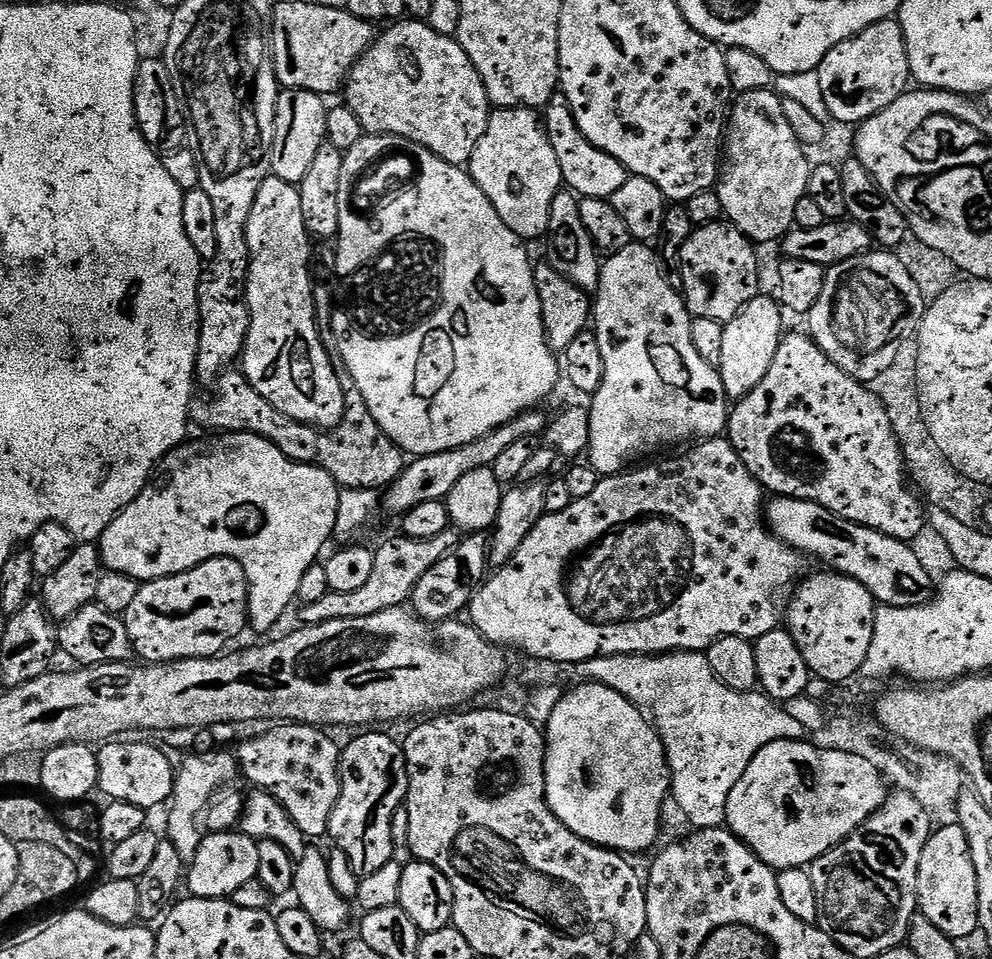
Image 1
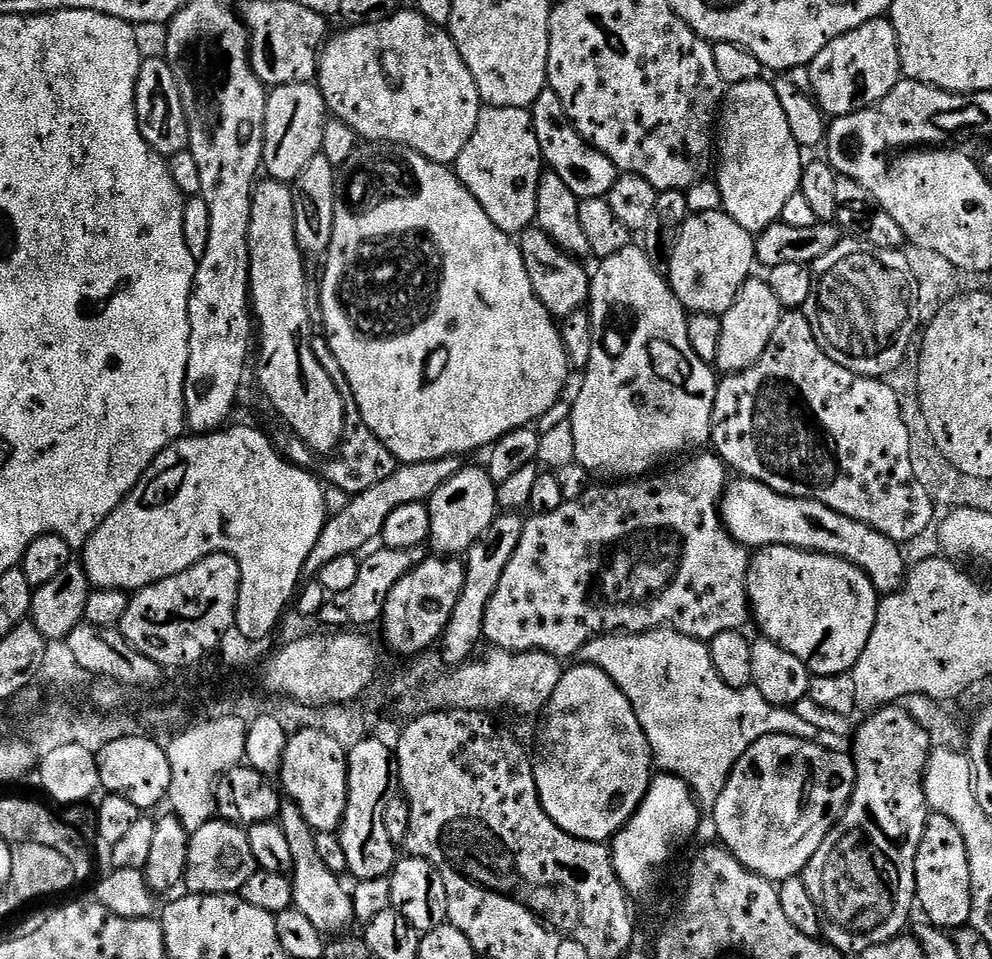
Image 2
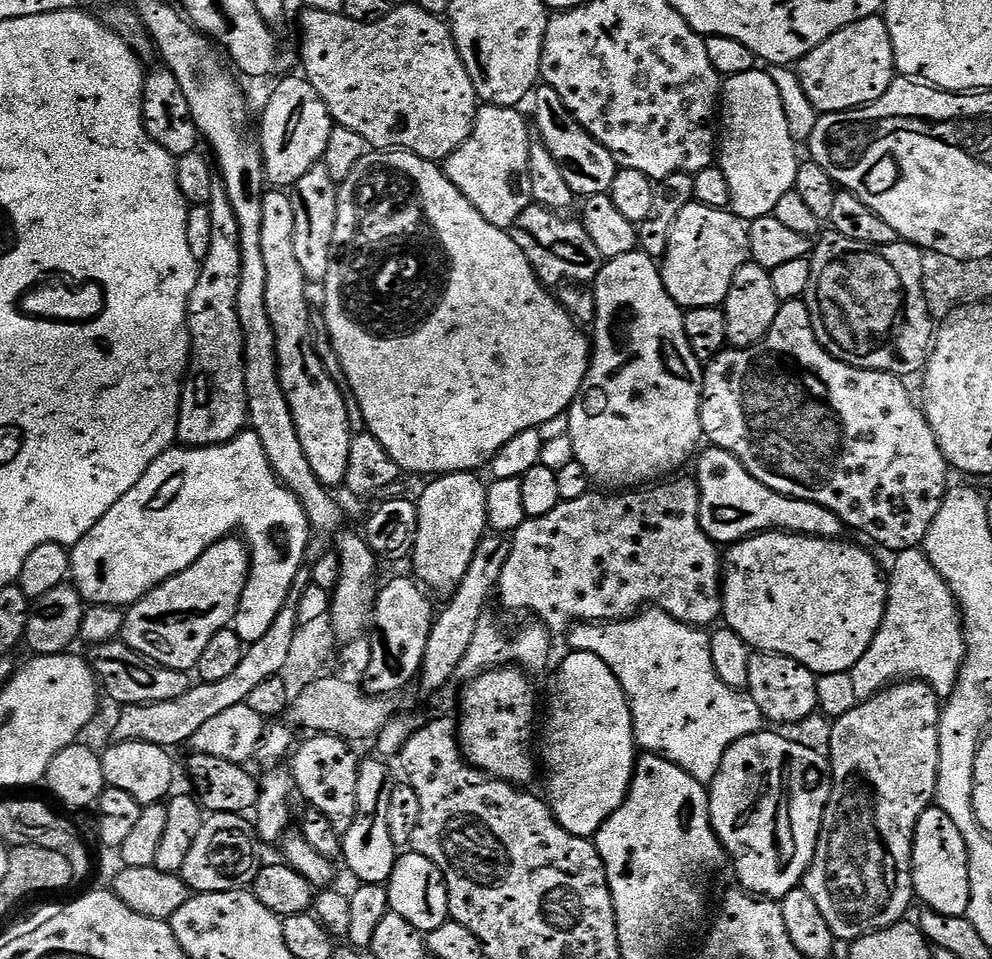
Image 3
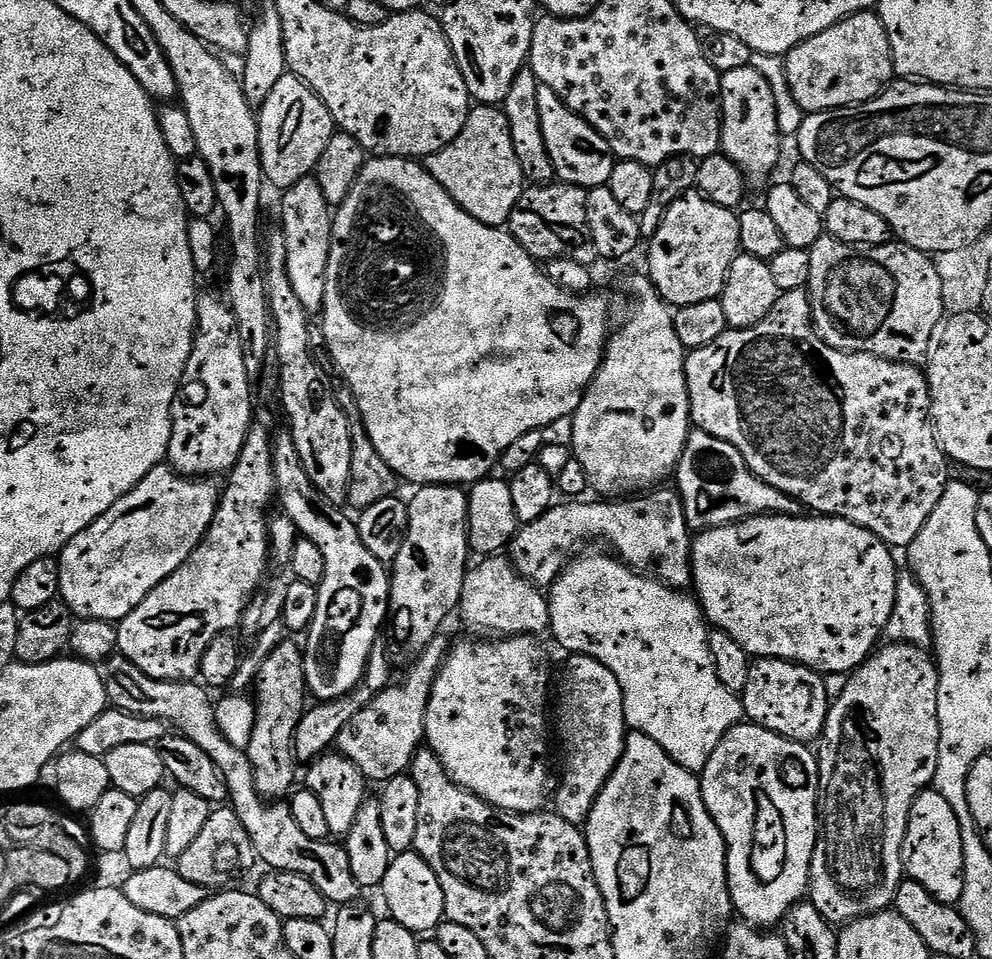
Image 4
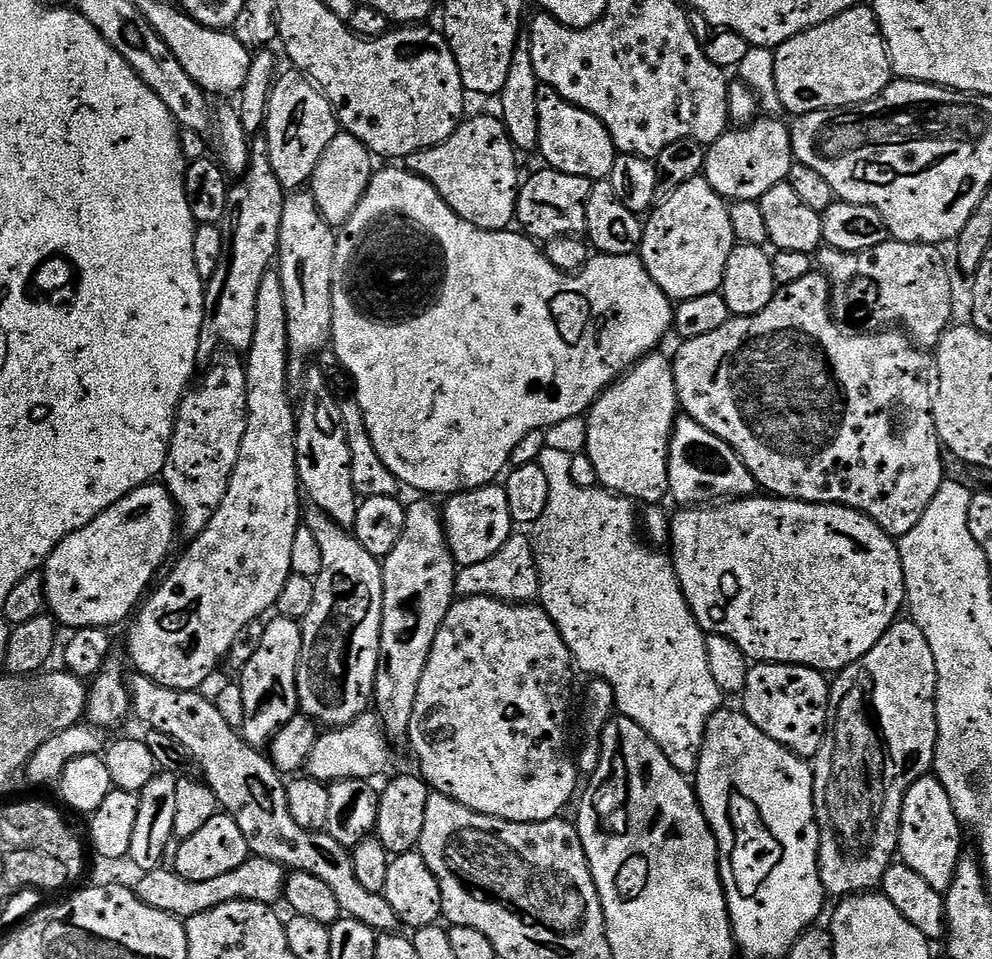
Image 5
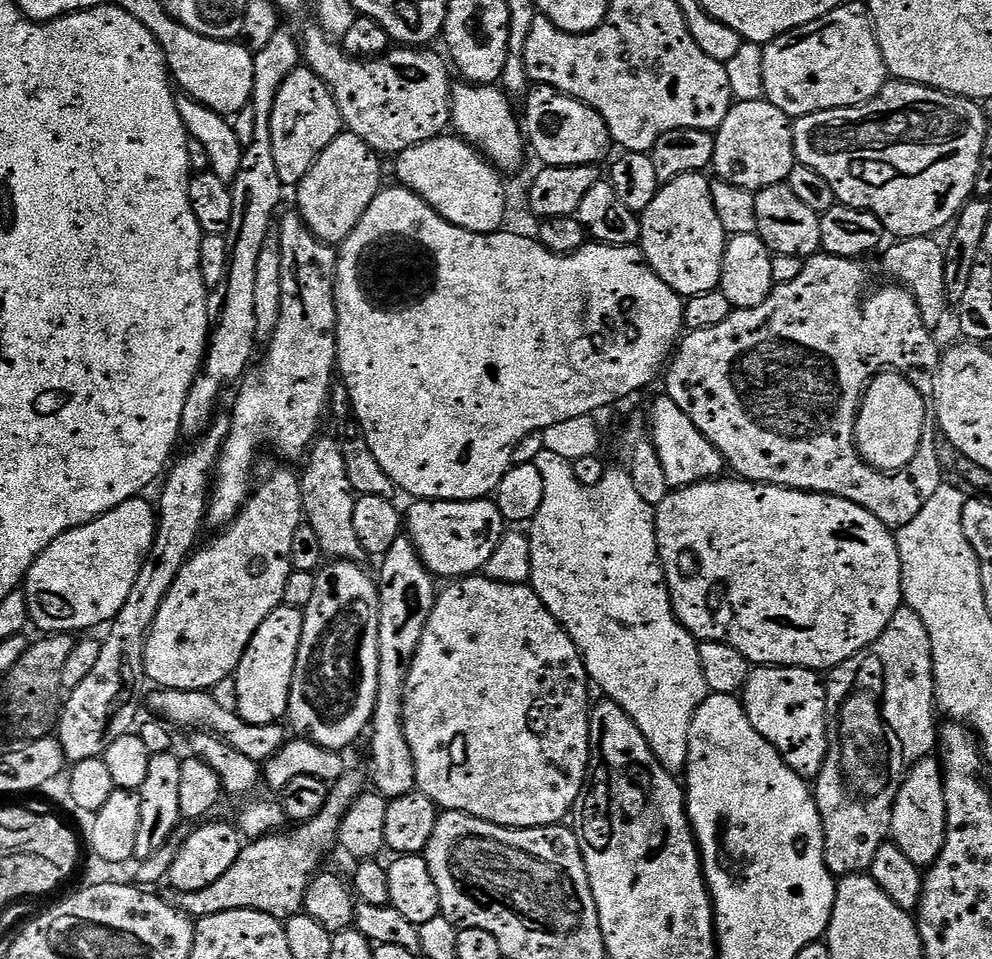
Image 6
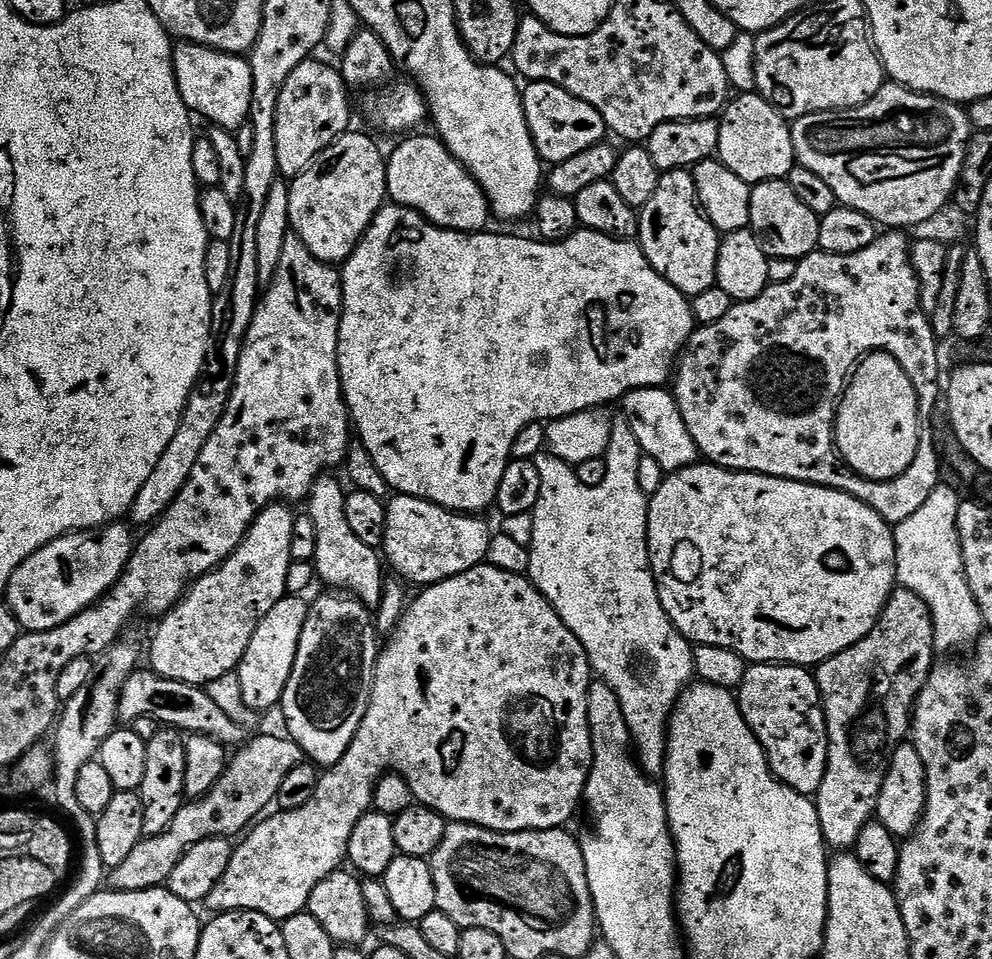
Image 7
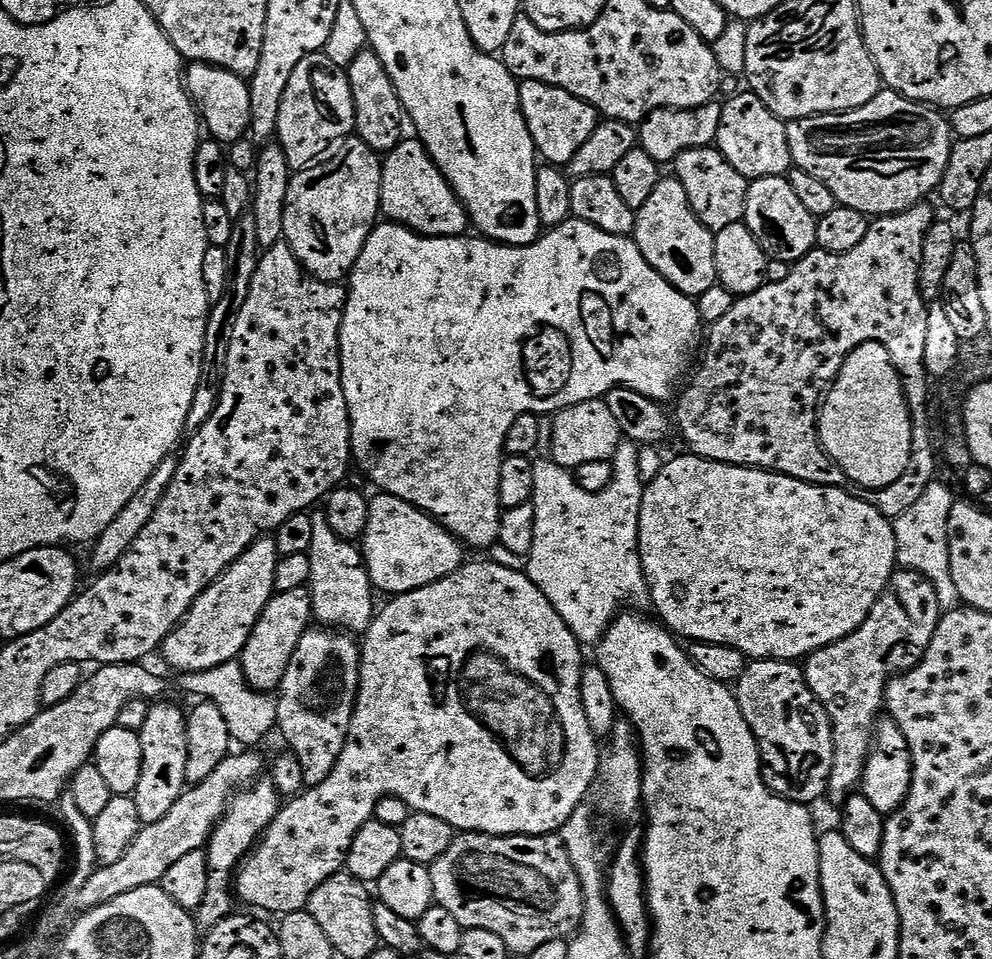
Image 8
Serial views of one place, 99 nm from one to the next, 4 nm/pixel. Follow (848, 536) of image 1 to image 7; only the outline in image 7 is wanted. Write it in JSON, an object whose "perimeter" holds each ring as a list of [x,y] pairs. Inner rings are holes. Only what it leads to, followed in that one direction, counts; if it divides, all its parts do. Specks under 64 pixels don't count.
{"perimeter":[[[667,387],[636,388],[624,395],[623,404],[623,419],[630,426],[630,430],[634,430],[634,438],[638,438],[641,453],[654,458],[654,462],[662,466],[665,474],[697,463],[696,443],[694,438],[690,438],[690,430],[686,430],[686,422],[682,422],[675,395]]]}

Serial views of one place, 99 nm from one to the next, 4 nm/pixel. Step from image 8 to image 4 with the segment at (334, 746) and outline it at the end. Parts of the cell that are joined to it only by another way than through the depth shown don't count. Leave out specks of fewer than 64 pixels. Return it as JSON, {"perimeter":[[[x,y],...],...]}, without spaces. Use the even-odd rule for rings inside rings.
{"perimeter":[[[291,431],[277,435],[272,442],[274,454],[274,478],[276,479],[276,494],[279,503],[284,503],[283,515],[294,522],[297,533],[303,539],[314,542],[318,550],[322,550],[322,559],[326,561],[326,574],[318,585],[318,610],[314,613],[314,622],[308,628],[302,651],[304,653],[304,669],[306,670],[306,682],[309,693],[317,701],[341,700],[343,696],[349,696],[364,679],[364,671],[368,669],[368,659],[373,648],[377,647],[376,635],[380,627],[385,627],[388,615],[388,585],[390,583],[389,569],[362,542],[360,532],[356,528],[356,520],[348,517],[343,507],[331,504],[327,498],[310,482],[310,474],[302,466],[302,458],[298,458],[298,446],[294,446],[294,438]]]}

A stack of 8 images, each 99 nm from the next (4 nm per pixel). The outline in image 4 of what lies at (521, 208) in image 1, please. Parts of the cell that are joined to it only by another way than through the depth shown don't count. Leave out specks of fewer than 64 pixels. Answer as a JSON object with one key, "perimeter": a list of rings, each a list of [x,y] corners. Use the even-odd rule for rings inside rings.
{"perimeter":[[[500,106],[473,107],[466,126],[462,126],[462,134],[458,134],[450,146],[427,156],[426,167],[434,182],[438,182],[470,218],[478,218],[478,222],[491,228],[507,225],[526,187],[522,167],[514,154],[510,122]]]}

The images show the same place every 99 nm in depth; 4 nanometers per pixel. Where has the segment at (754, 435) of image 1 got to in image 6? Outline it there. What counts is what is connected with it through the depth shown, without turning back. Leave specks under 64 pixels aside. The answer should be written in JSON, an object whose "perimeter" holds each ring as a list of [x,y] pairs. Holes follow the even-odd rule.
{"perimeter":[[[817,254],[807,257],[802,274],[798,274],[798,278],[794,278],[794,282],[775,285],[772,293],[766,298],[766,302],[762,302],[762,306],[735,309],[730,314],[730,318],[726,318],[726,322],[718,322],[718,326],[710,326],[710,330],[689,331],[679,341],[674,355],[667,365],[668,388],[666,388],[666,394],[678,406],[678,410],[682,410],[682,414],[686,414],[686,418],[690,418],[690,422],[694,422],[694,426],[698,426],[698,430],[702,430],[705,438],[722,454],[725,465],[729,469],[733,468],[736,471],[733,473],[739,479],[752,480],[755,484],[797,488],[800,492],[821,492],[827,496],[841,496],[870,510],[886,527],[899,530],[902,526],[906,526],[906,522],[914,522],[914,517],[921,512],[922,506],[926,506],[926,502],[930,502],[934,490],[938,490],[944,482],[934,438],[935,429],[927,426],[923,430],[919,450],[906,467],[899,472],[886,473],[872,468],[860,456],[856,444],[850,439],[850,422],[855,421],[860,412],[861,401],[864,399],[864,392],[867,390],[868,384],[885,370],[895,370],[905,377],[926,400],[933,399],[936,394],[938,370],[941,368],[942,350],[932,337],[933,329],[926,326],[918,302],[907,288],[903,286],[880,288],[877,292],[870,293],[864,300],[864,295],[868,292],[868,272],[860,264],[863,263],[859,259],[847,256]]]}

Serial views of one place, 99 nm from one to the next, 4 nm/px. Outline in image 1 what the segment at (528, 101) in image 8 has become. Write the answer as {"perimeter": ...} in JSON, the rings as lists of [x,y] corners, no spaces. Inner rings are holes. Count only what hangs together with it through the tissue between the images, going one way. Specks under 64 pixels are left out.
{"perimeter":[[[559,94],[552,96],[550,102],[542,110],[544,132],[550,138],[550,146],[554,146],[554,154],[558,158],[558,166],[562,166],[564,184],[580,198],[598,198],[608,200],[629,178],[629,172],[610,154],[598,150],[578,130],[578,122],[574,122],[574,114],[570,110],[570,102]]]}

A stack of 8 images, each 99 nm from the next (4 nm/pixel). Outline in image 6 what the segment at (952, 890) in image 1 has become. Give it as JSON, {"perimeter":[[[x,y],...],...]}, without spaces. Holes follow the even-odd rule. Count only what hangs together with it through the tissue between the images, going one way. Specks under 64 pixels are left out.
{"perimeter":[[[936,758],[920,760],[904,777],[892,804],[891,843],[898,845],[902,854],[910,858],[921,870],[927,869],[944,848],[946,826],[946,794],[944,769]]]}

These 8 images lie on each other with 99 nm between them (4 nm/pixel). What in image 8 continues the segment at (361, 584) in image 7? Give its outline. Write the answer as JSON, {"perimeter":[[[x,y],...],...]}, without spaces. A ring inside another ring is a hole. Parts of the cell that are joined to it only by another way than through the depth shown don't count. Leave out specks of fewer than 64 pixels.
{"perimeter":[[[323,514],[312,516],[314,539],[307,552],[310,558],[310,578],[307,587],[312,594],[313,617],[329,630],[343,630],[349,634],[363,634],[376,617],[377,593],[372,586],[363,551],[353,541],[344,540],[330,526]]]}

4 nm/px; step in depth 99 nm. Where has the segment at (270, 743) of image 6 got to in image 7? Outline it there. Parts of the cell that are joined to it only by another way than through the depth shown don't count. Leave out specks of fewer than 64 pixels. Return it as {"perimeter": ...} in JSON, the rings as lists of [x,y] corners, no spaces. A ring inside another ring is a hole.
{"perimeter":[[[137,670],[120,691],[119,719],[131,722],[134,718],[154,718],[157,725],[181,734],[209,736],[225,746],[240,746],[245,743],[245,725],[226,718],[226,714],[214,703],[214,698],[201,685],[174,682],[174,678],[162,678],[151,670]]]}

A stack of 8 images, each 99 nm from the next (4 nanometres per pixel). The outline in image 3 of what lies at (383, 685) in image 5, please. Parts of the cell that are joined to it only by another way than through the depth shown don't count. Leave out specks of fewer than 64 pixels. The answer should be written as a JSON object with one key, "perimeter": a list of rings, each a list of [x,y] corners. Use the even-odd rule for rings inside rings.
{"perimeter":[[[445,472],[427,481],[420,500],[415,501],[418,510],[418,534],[410,553],[411,571],[415,579],[433,593],[451,594],[462,582],[466,570],[470,570],[470,562],[474,558],[474,550],[478,550],[480,541],[489,531],[488,527],[488,490],[485,481],[479,480],[476,472]]]}

